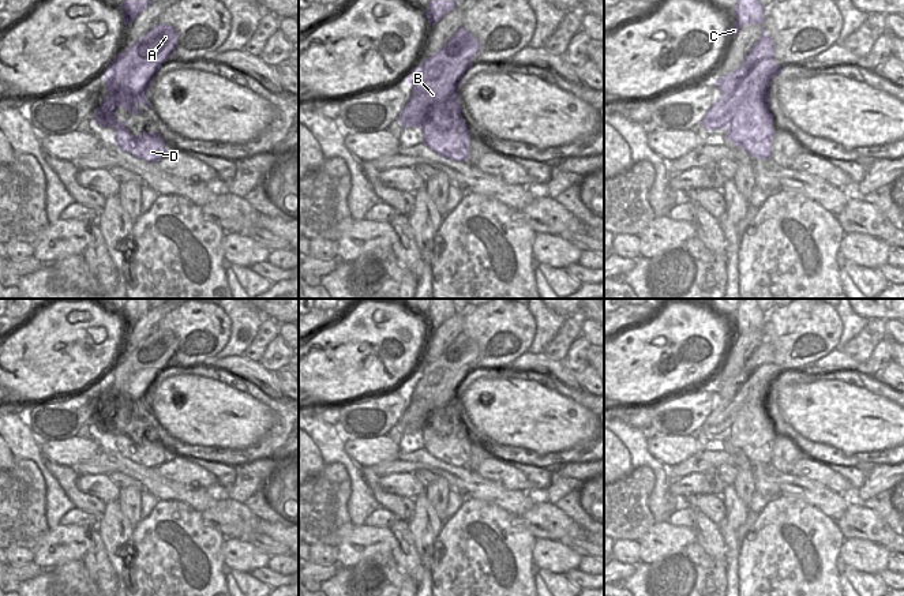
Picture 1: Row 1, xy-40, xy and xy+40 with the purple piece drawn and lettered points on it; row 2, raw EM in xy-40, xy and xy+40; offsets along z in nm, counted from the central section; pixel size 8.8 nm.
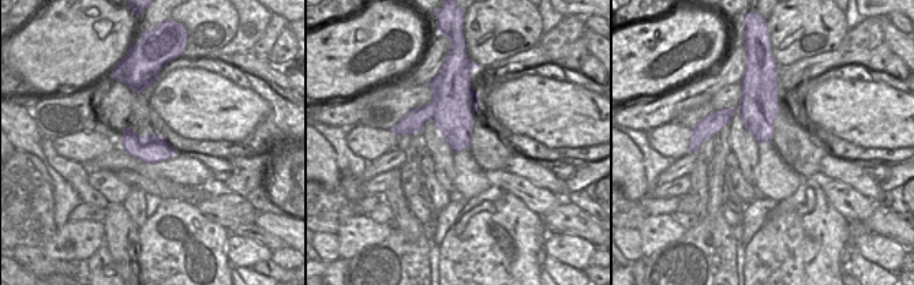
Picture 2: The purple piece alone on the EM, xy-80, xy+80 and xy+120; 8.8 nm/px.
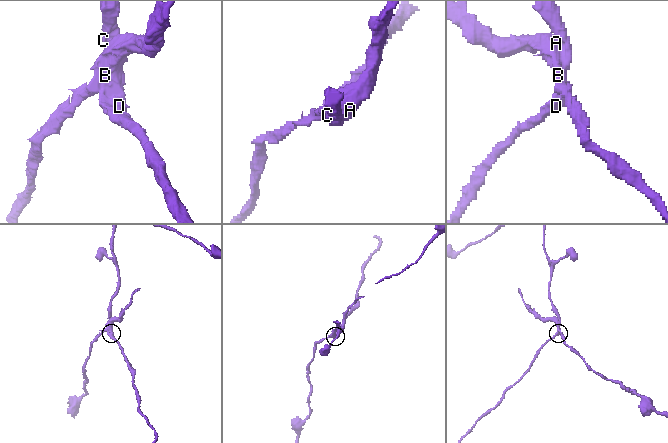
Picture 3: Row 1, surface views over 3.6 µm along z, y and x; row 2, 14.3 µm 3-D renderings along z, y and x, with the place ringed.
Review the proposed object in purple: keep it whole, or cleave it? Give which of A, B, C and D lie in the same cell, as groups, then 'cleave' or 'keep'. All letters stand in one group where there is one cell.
A B / C D; cleave

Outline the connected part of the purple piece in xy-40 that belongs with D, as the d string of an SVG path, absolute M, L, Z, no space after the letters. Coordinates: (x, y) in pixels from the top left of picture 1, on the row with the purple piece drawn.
M116 121L116 145L132 154L135 158L140 158L150 164L161 160L162 157L170 154L165 149L165 139L160 136L157 131L142 132L139 136L134 136L127 130L127 121Z

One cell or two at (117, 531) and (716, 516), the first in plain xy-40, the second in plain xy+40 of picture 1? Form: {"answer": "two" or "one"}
{"answer": "two"}

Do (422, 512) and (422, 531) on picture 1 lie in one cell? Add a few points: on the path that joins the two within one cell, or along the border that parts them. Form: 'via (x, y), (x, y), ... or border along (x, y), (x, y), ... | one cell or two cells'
via (422, 516), (422, 527) | one cell

